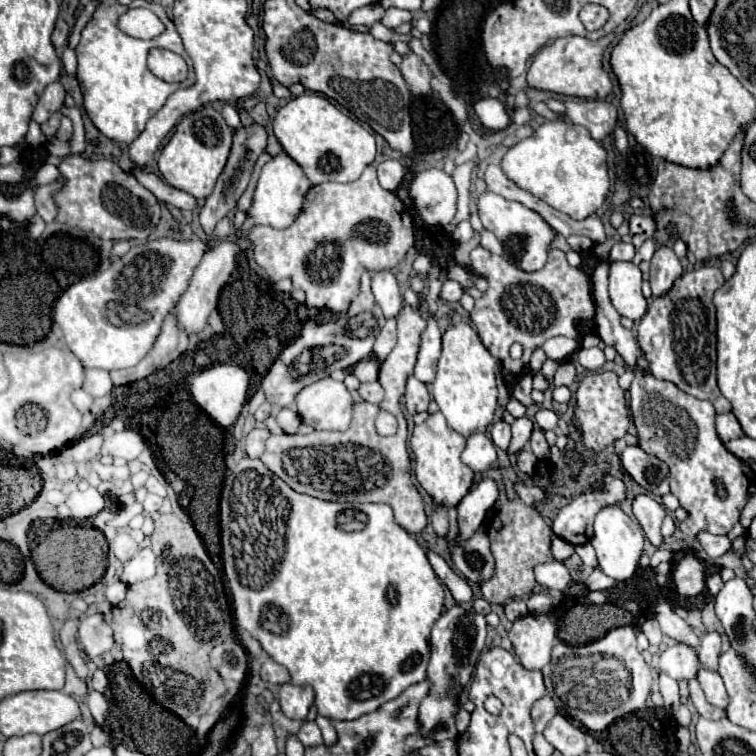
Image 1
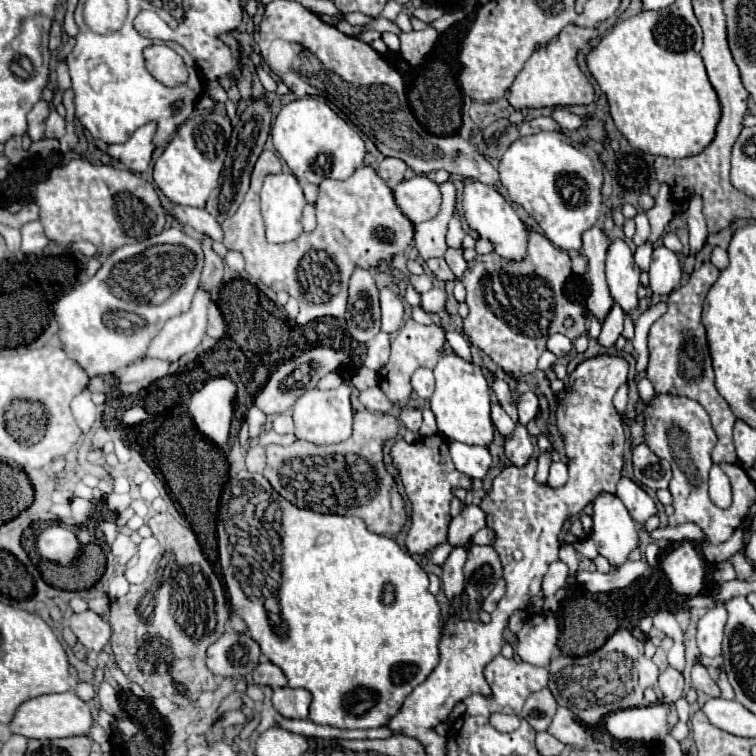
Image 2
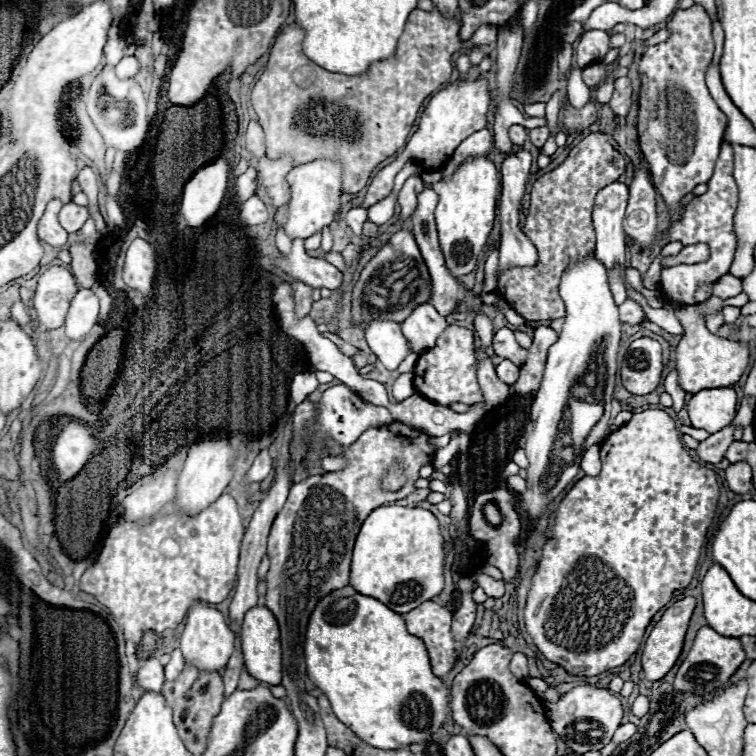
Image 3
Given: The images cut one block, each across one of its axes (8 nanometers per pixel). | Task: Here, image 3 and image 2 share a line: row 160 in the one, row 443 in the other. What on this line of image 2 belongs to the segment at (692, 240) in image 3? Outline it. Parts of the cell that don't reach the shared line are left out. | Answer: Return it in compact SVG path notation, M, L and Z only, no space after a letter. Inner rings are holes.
M706 262L692 272L688 282L684 282L678 290L674 290L668 296L668 300L666 300L668 312L650 326L650 334L648 334L650 360L648 360L646 376L652 382L656 394L686 396L690 400L696 400L708 412L712 428L718 436L718 444L712 450L712 460L716 464L720 464L720 462L734 464L736 452L734 452L734 444L732 444L732 428L734 428L736 416L732 414L730 406L718 394L718 390L714 386L712 360L710 360L708 346L706 346L706 332L704 332L702 320L700 320L704 298L706 298L708 290L712 288L712 284L718 280L718 274L720 274L720 270L716 266L712 266L710 262Z

